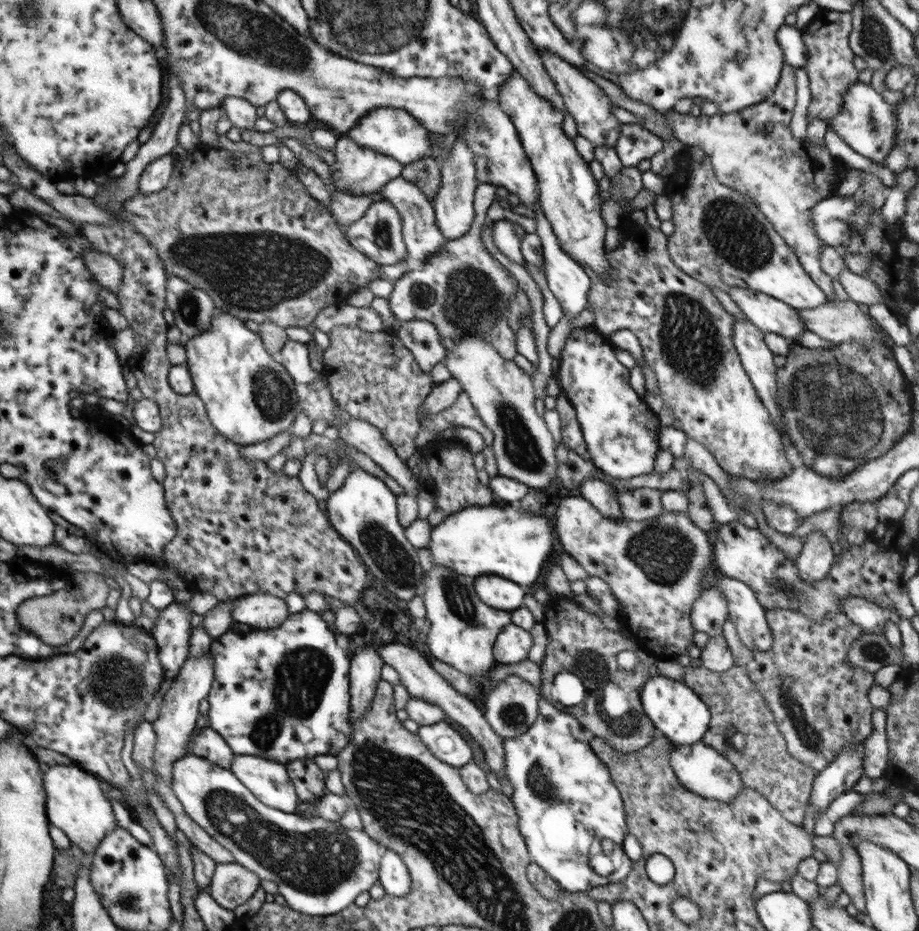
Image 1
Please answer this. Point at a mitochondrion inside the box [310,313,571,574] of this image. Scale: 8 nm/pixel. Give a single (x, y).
(520, 446)

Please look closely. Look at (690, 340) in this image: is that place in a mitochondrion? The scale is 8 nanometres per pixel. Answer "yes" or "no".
yes

